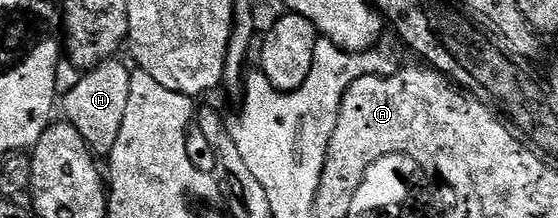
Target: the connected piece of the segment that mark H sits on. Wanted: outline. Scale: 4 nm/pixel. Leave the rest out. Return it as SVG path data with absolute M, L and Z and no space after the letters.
M110 61L100 64L86 73L81 74L79 82L74 86L73 91L68 95L62 96L61 111L65 114L66 122L73 124L77 129L77 133L81 133L81 137L85 137L87 146L92 152L110 153L113 145L117 145L117 133L121 133L121 121L125 118L125 109L129 106L129 81L131 80L132 68L126 67L118 61Z

